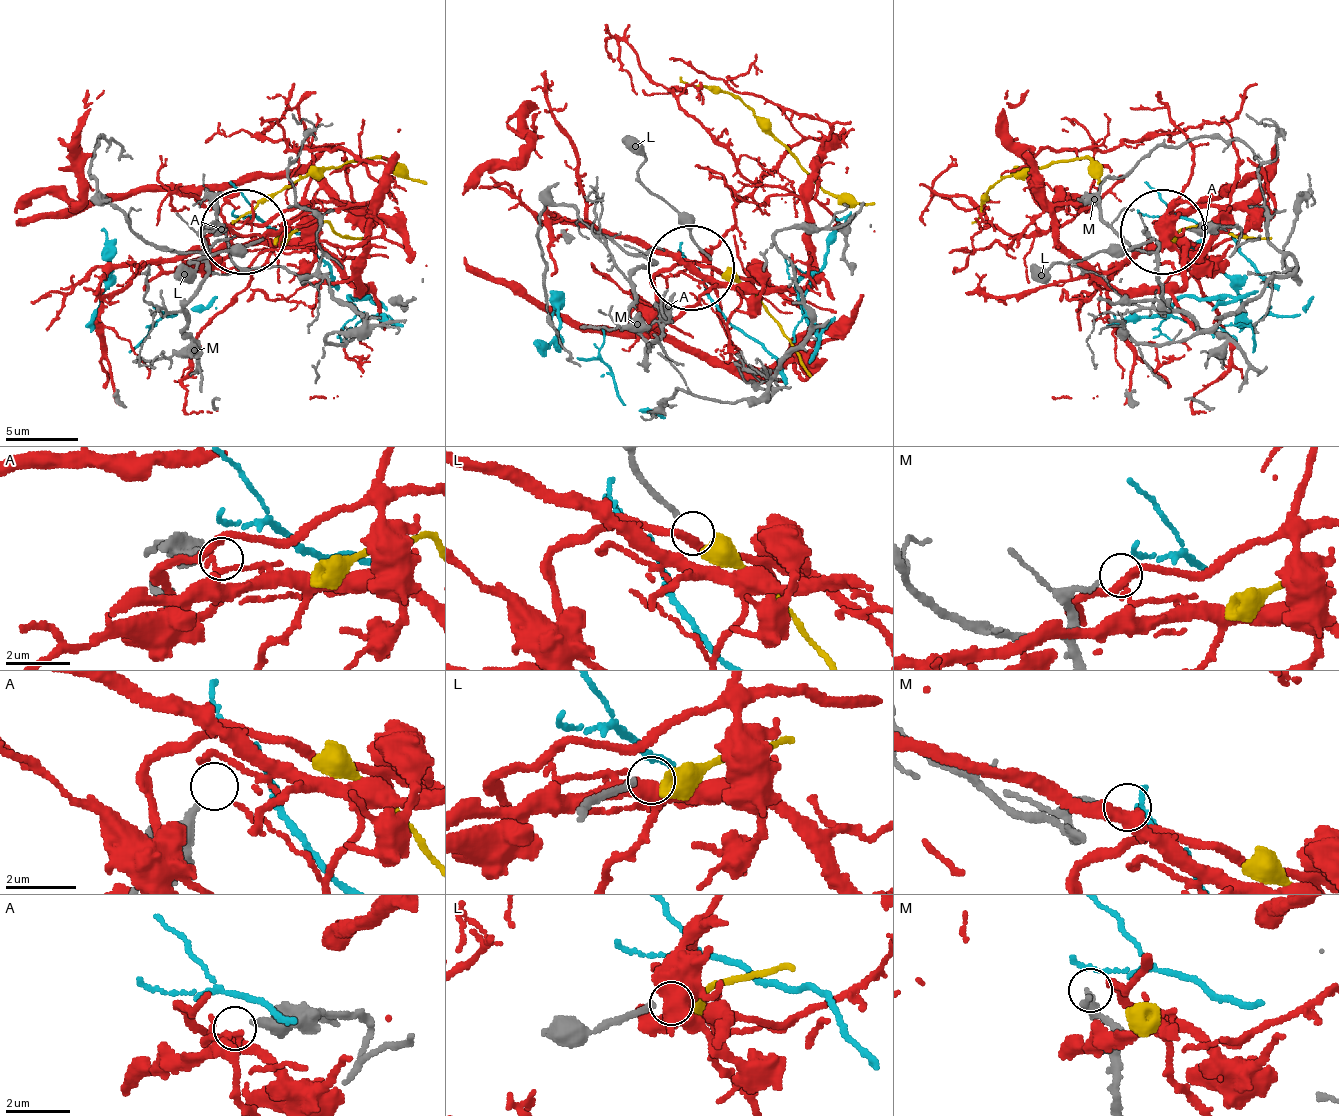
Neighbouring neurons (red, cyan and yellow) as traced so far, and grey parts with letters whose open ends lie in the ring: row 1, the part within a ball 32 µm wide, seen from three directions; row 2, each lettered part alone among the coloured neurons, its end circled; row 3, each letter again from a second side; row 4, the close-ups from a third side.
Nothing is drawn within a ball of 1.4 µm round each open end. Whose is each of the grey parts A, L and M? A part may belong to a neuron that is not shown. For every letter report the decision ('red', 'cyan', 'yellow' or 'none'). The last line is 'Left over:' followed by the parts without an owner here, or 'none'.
A: none
L: yellow
M: none
Left over: A, M

